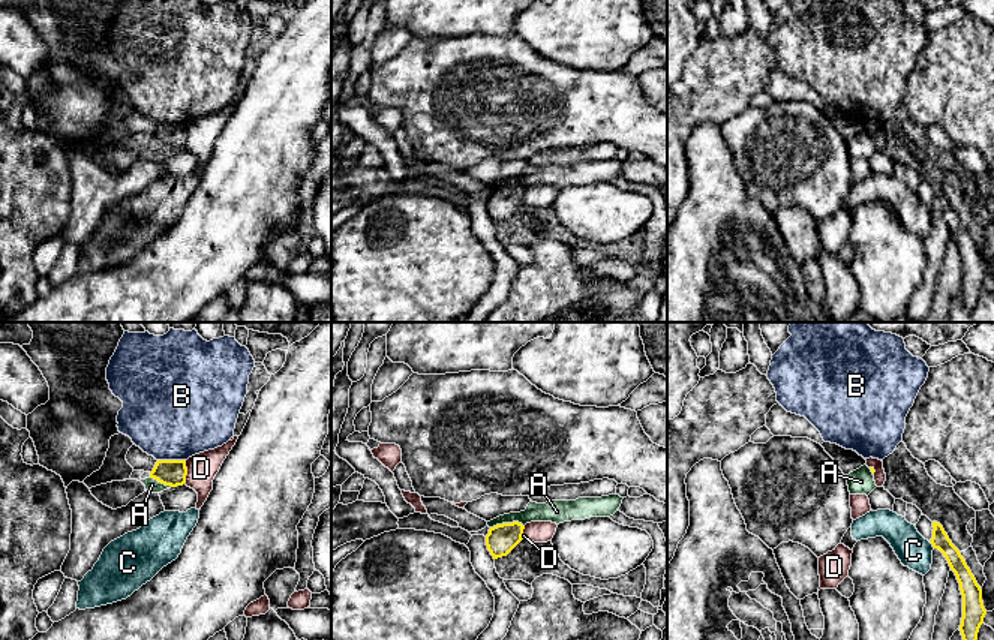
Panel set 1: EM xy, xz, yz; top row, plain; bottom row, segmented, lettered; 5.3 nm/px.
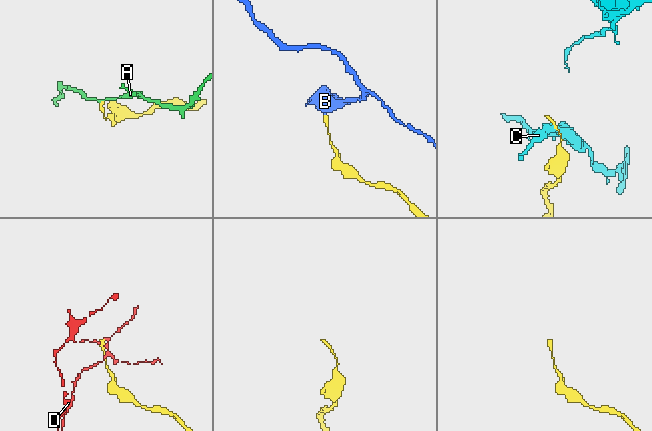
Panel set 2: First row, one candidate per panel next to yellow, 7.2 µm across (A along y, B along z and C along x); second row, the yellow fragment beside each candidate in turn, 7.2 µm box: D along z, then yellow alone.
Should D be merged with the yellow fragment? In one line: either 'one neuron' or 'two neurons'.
two neurons

